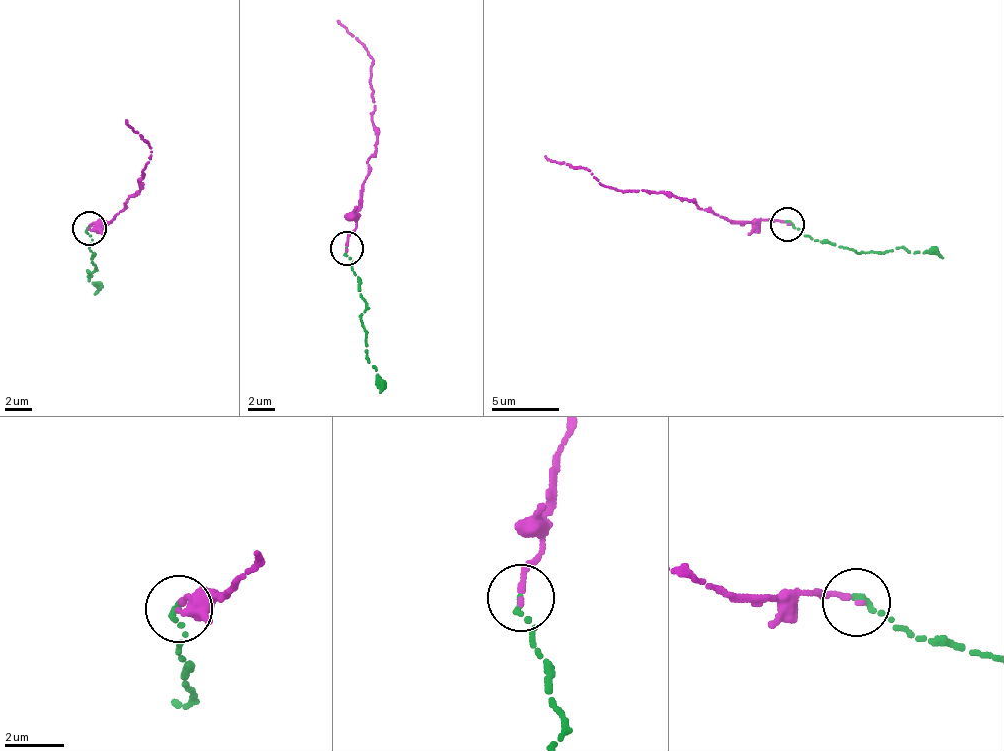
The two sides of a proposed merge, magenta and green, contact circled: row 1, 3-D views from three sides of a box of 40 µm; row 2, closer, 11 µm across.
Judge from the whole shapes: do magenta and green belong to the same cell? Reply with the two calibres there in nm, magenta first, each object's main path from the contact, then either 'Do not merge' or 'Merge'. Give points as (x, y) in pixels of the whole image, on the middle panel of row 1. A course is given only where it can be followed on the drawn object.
Thickness 200 nm (magenta) against 200 nm. Course of magenta: (346, 249), (355, 227), (362, 183), (377, 147), (369, 79), (374, 65), (365, 47), (336, 20). Course of green: (345, 250), (366, 304), (360, 320), (366, 357), (377, 369), (381, 392). Merge

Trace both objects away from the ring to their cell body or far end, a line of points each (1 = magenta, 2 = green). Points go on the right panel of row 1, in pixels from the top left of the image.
1: (788, 225), (766, 219), (723, 220), (686, 199), (615, 191), (578, 167), (544, 155)
2: (788, 222), (815, 241), (850, 250), (903, 248), (942, 257)

